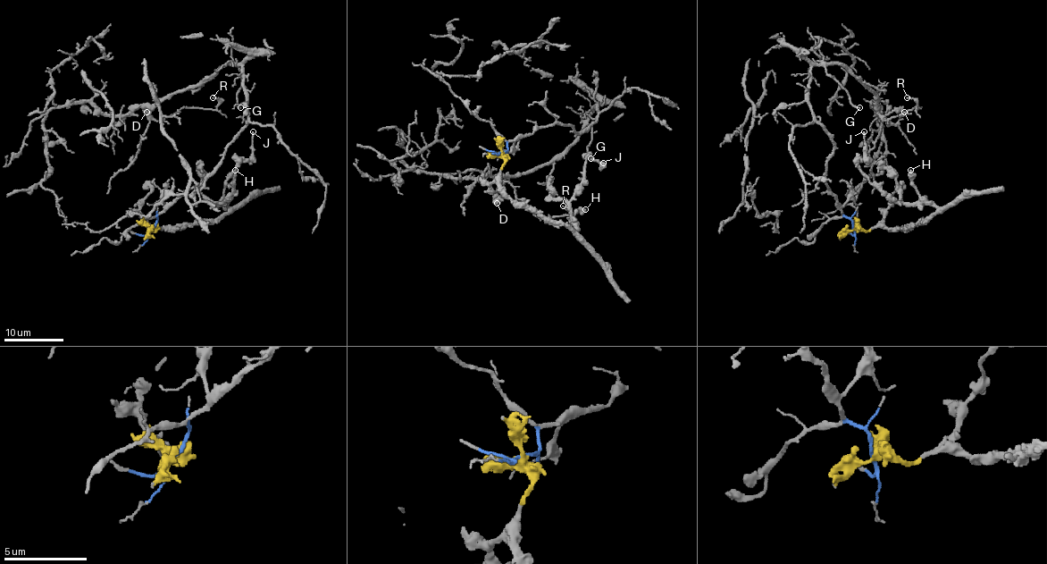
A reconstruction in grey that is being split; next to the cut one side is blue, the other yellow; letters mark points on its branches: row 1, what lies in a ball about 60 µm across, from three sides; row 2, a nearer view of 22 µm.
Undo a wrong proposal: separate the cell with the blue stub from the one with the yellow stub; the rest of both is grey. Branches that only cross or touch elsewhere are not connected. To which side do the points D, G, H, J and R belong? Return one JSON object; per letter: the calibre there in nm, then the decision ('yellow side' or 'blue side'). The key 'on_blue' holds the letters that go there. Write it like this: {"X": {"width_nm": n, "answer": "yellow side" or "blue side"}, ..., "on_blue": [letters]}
{"D": {"width_nm": 320, "answer": "blue side"}, "G": {"width_nm": 170, "answer": "blue side"}, "H": {"width_nm": 360, "answer": "yellow side"}, "J": {"width_nm": 180, "answer": "yellow side"}, "R": {"width_nm": 120, "answer": "blue side"}, "on_blue": ["D", "G", "R"]}

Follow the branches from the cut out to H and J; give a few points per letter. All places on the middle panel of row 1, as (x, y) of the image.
H: (501, 152), (504, 160), (499, 187), (513, 200), (556, 223), (564, 223), (577, 236), (573, 214), (586, 209)
J: (501, 152), (501, 188), (513, 200), (564, 223), (577, 236), (571, 197), (589, 156), (602, 163)

